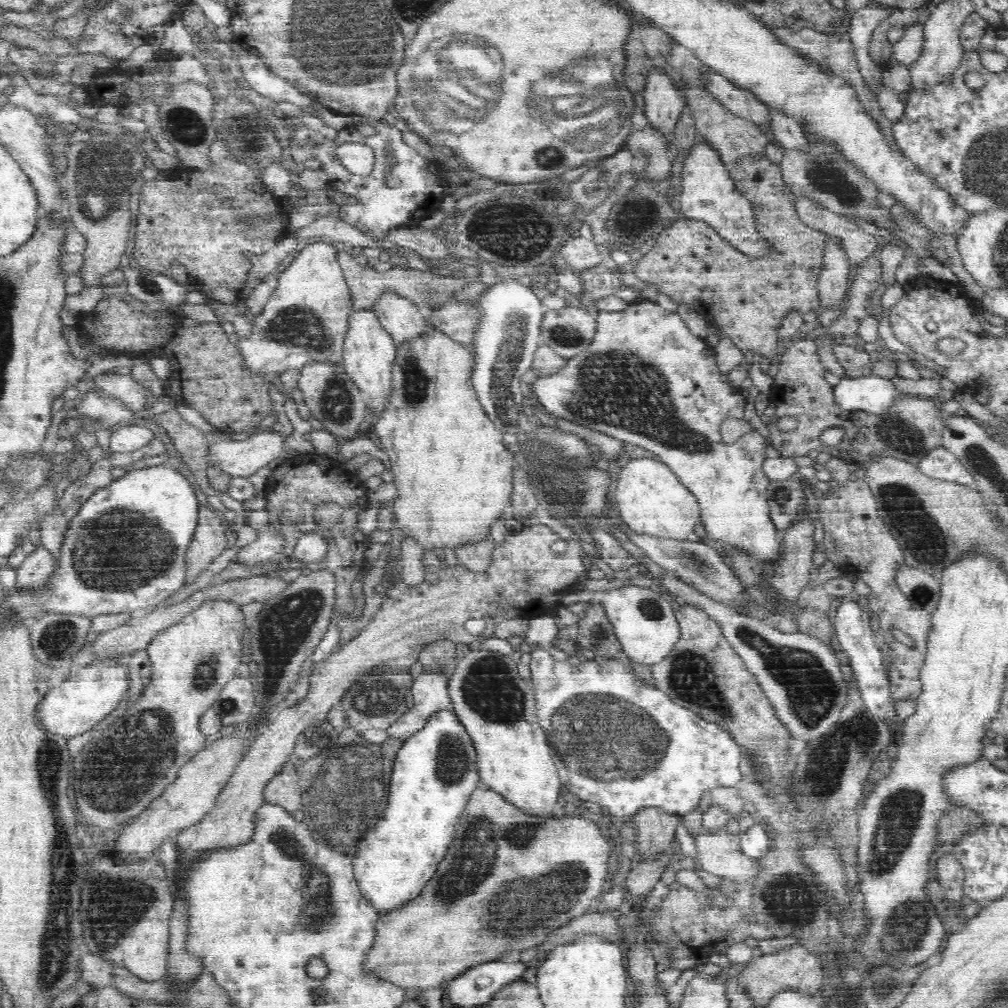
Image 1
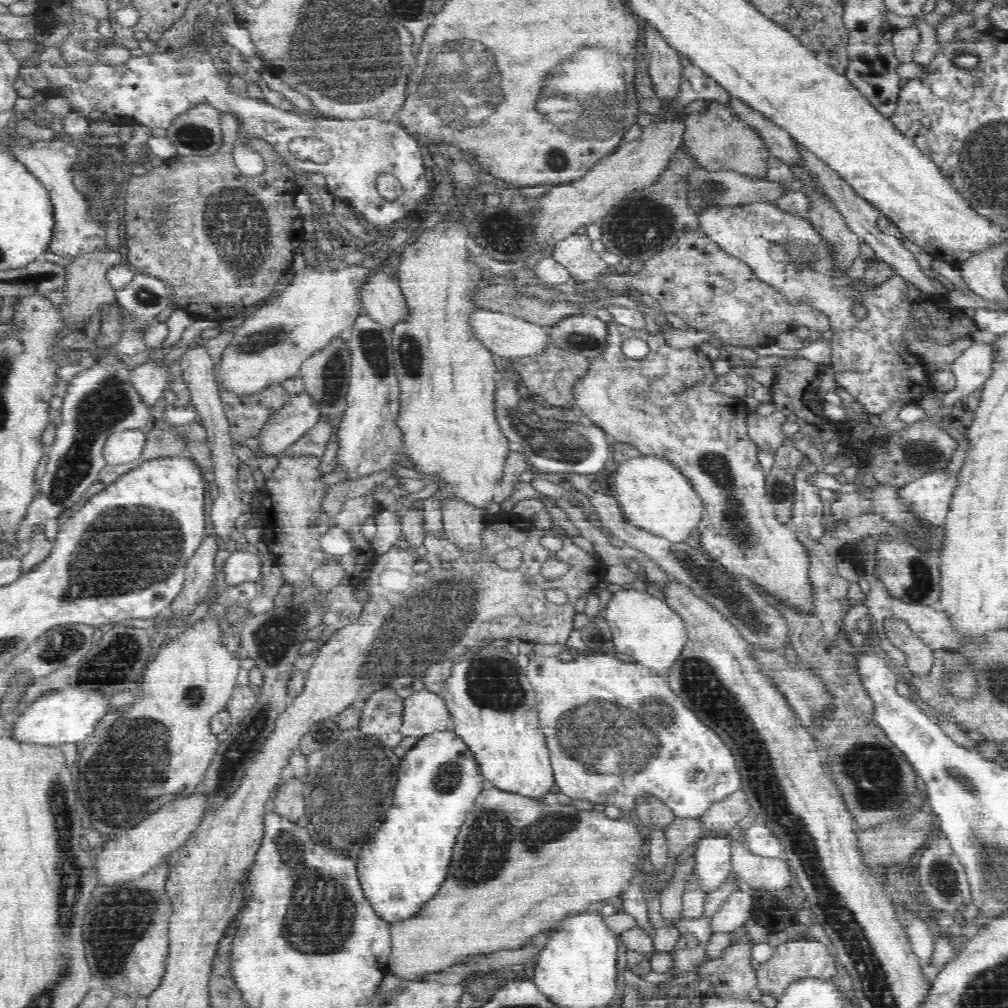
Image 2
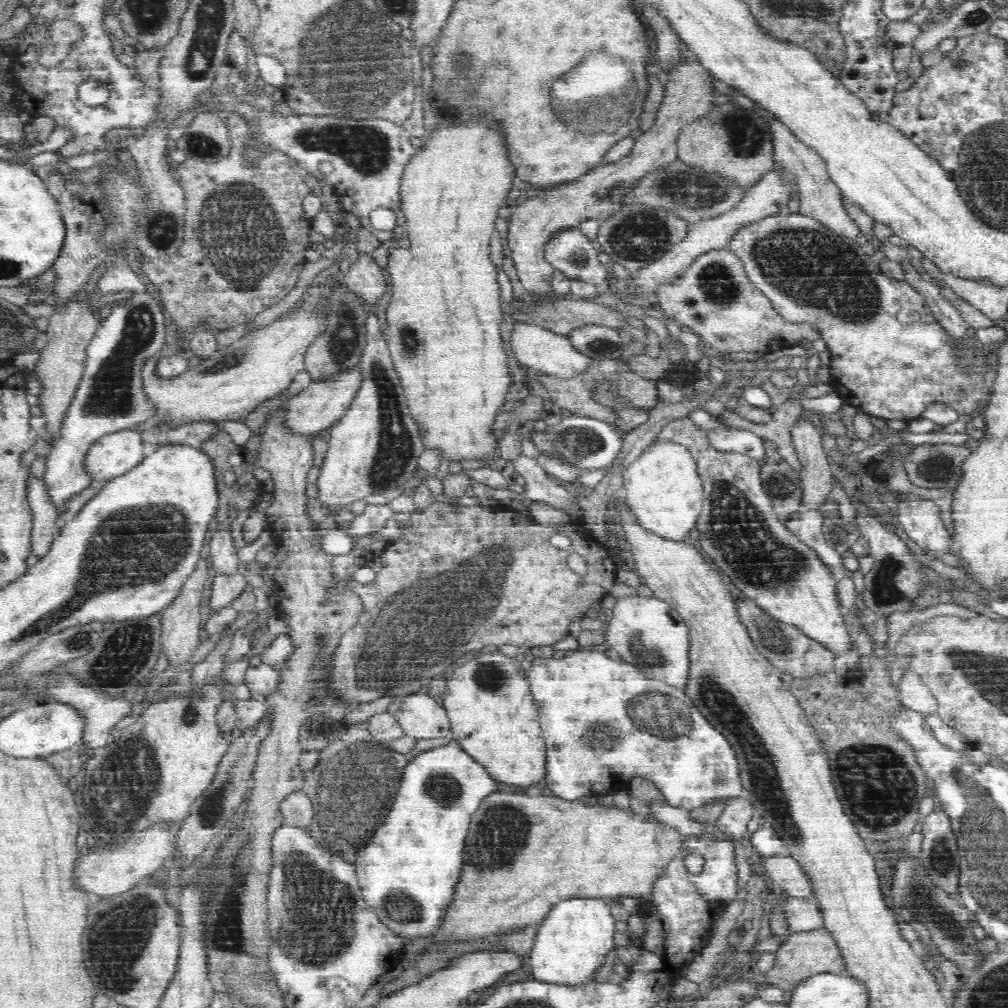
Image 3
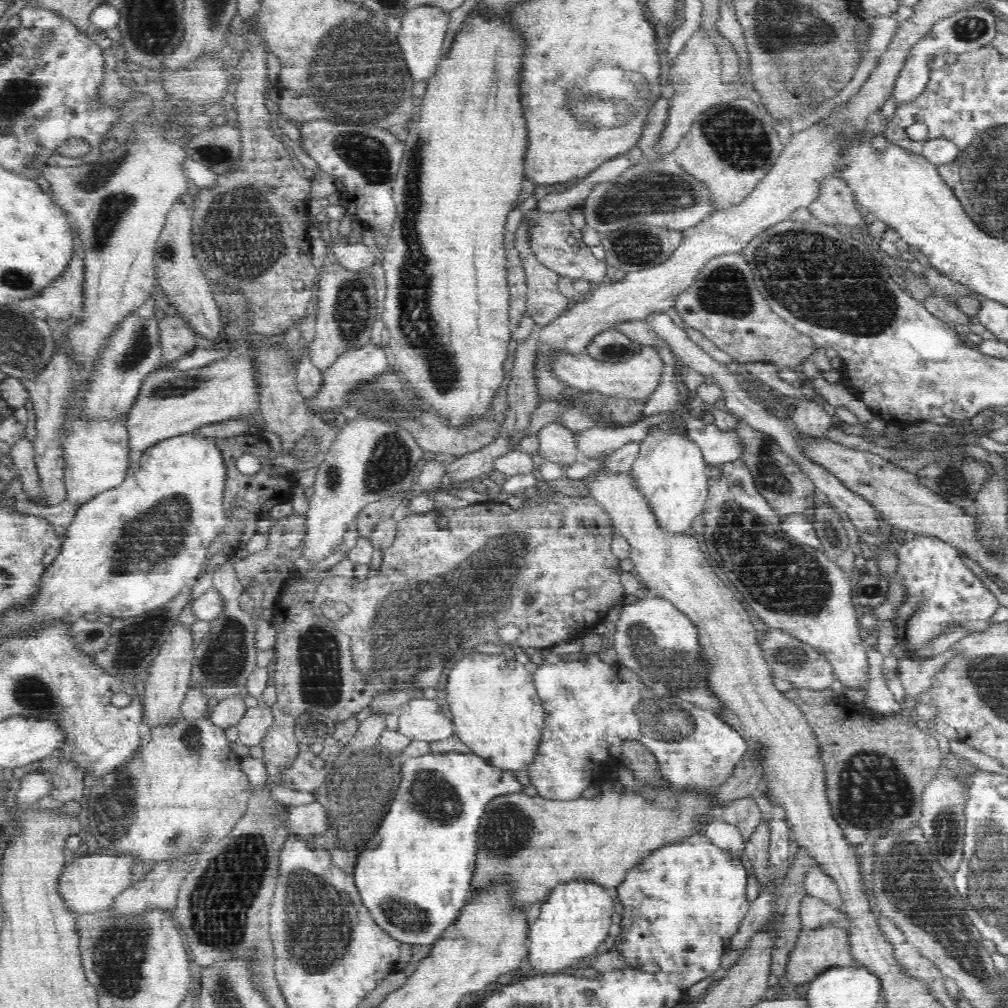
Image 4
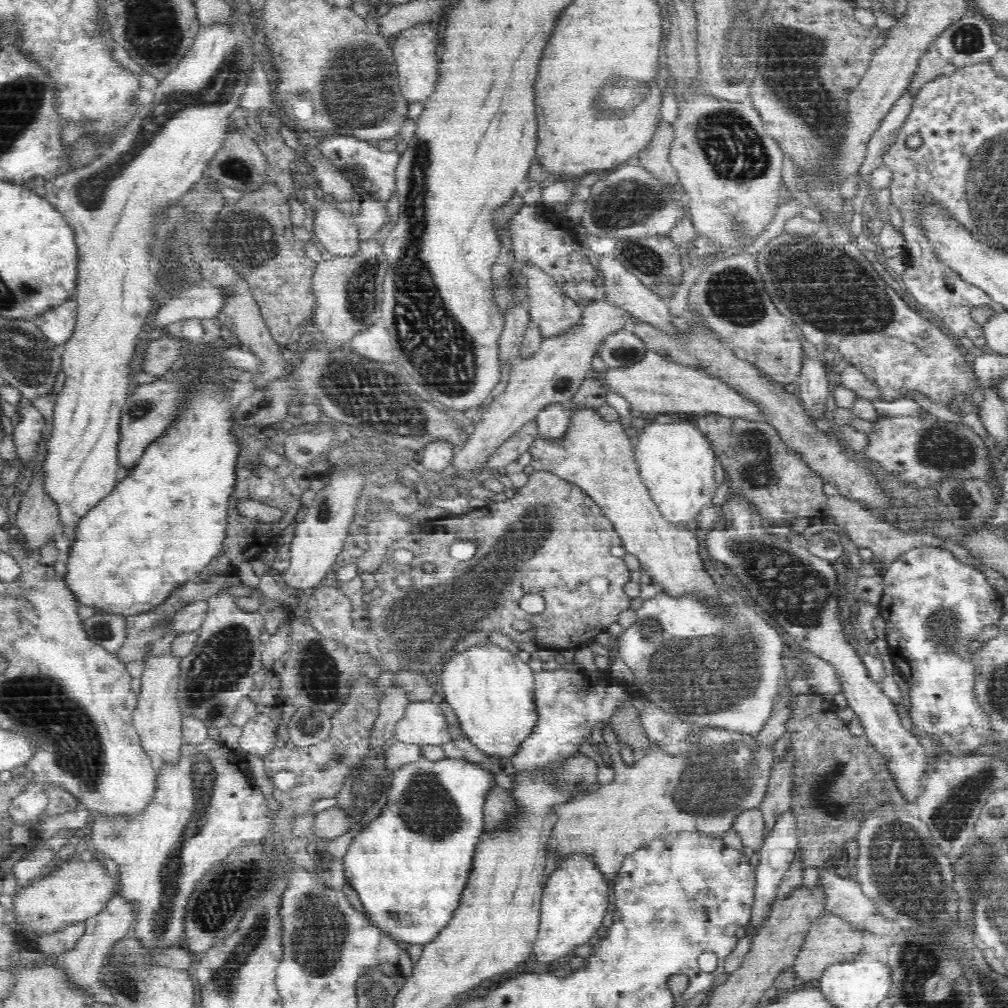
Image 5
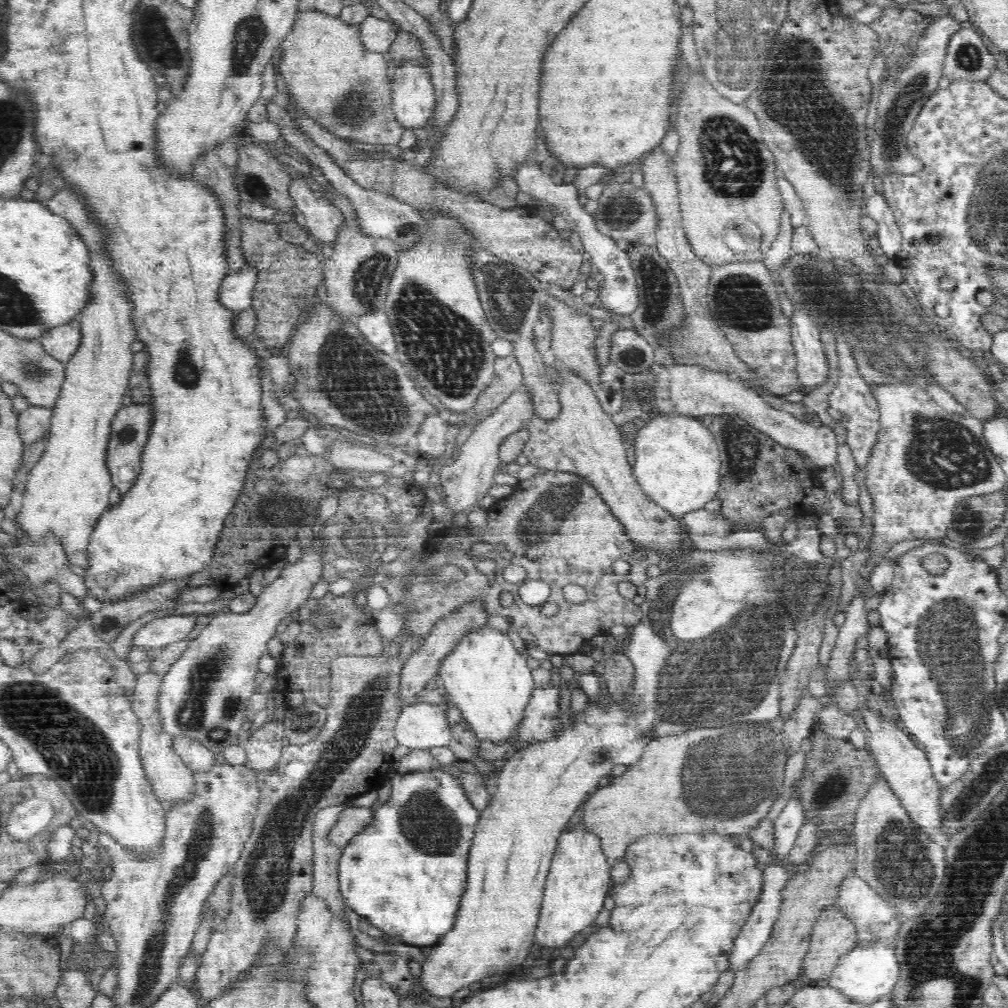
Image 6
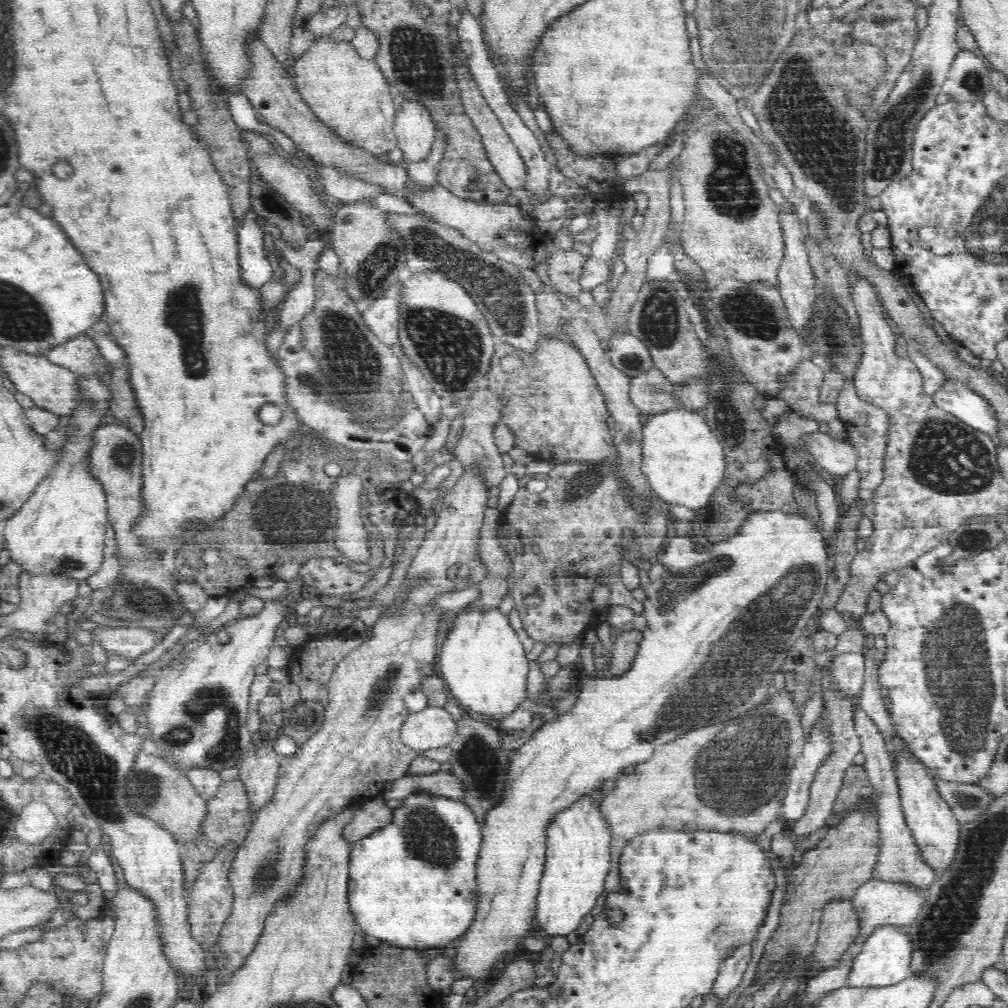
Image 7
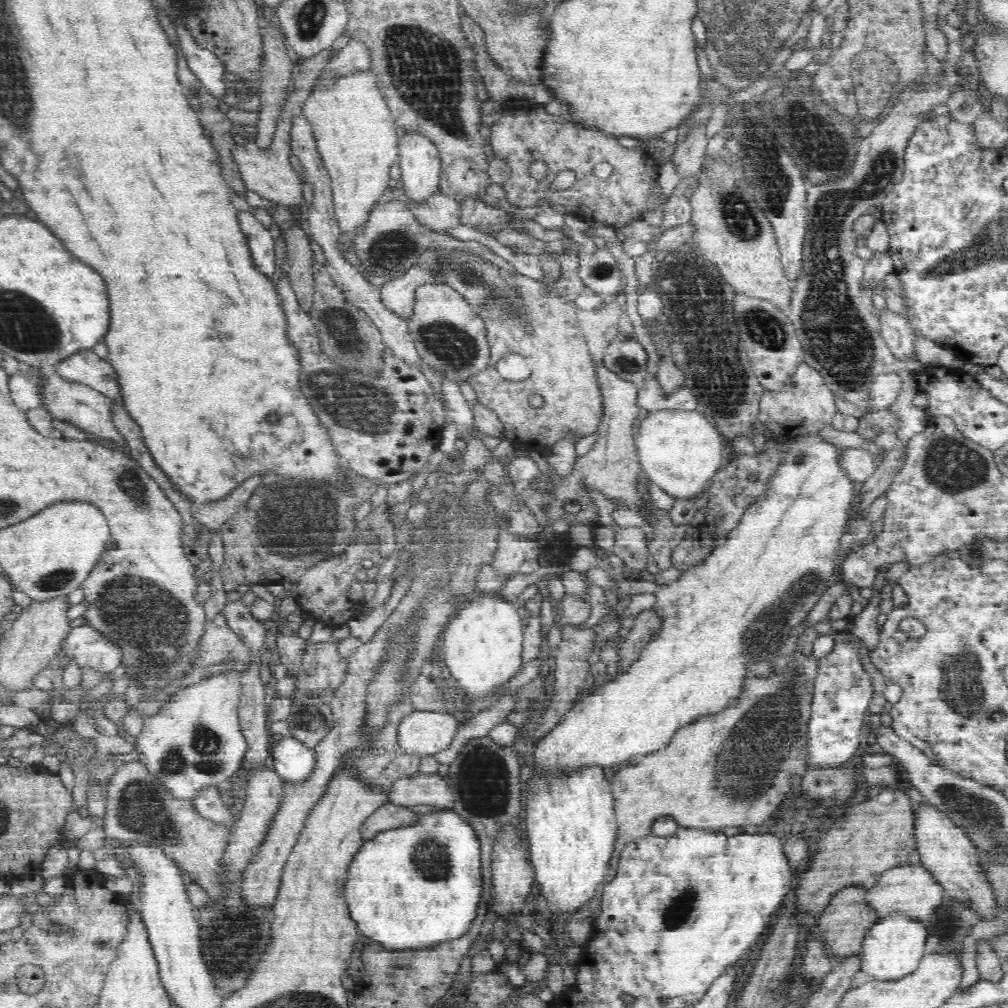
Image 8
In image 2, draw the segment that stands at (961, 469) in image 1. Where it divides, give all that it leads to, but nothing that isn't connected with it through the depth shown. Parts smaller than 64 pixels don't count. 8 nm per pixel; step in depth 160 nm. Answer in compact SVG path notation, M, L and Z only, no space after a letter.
M946 467L930 469L924 476L900 490L900 501L910 501L911 514L932 525L945 525L951 498L960 484L958 473L949 475Z

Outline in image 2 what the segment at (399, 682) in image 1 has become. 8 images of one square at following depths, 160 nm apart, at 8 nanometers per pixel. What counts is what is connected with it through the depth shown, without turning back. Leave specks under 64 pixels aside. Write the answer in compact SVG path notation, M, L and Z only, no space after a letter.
M387 685L382 693L369 695L368 699L358 704L358 728L370 737L398 732L403 721L403 700L393 687Z

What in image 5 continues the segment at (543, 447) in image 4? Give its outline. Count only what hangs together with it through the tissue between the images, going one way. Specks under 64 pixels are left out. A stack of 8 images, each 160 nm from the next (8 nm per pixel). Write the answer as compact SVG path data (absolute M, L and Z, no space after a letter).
M554 403L544 407L535 418L539 428L539 437L543 440L560 440L566 436L570 414L563 403Z

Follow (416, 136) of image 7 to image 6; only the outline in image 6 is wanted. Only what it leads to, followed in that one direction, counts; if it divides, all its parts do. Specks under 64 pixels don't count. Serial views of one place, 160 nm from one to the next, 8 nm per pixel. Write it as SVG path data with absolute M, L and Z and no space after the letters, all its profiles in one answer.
M402 62L392 81L392 110L403 130L424 130L435 109L430 71L415 62Z

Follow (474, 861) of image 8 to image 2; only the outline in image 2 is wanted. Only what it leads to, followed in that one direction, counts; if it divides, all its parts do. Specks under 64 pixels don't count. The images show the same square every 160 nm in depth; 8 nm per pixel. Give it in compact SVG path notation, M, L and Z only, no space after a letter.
M438 729L420 737L400 760L398 788L394 792L394 802L388 810L388 818L376 832L370 846L362 848L358 858L358 876L364 894L368 902L372 902L376 914L386 922L402 921L404 916L412 918L425 901L436 896L437 889L444 882L444 876L448 876L448 860L452 860L452 844L456 844L460 824L466 821L477 797L489 787L476 762L471 749L453 729Z

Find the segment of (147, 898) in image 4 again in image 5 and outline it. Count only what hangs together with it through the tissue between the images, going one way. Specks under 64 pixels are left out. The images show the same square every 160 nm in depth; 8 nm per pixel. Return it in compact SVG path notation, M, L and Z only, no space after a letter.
M116 895L108 900L102 912L84 922L82 938L78 939L76 946L71 951L65 952L60 958L60 965L63 965L63 968L66 969L72 983L87 989L99 981L105 954L111 951L116 941L129 937L132 926L134 926L134 918L138 916L136 915L136 909L131 900Z

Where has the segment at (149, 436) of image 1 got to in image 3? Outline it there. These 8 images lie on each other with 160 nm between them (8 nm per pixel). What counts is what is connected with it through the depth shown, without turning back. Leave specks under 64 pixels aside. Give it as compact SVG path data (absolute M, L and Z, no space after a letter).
M124 429L96 440L96 443L93 444L93 447L88 450L88 454L85 456L85 470L91 476L92 482L100 483L105 480L107 483L113 478L130 472L132 468L142 462L144 457L141 429Z

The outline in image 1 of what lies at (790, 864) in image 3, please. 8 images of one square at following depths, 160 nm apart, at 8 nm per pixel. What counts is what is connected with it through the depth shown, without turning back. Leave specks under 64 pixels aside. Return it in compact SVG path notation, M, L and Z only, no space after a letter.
M702 827L695 844L698 852L696 862L706 872L744 884L762 872L758 859L749 858L741 852L739 835L727 832L726 827L712 832Z

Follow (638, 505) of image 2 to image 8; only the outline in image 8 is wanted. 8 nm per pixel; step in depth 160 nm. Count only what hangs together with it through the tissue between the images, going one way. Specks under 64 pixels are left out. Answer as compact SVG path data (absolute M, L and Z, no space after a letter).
M666 409L649 411L647 417L641 422L636 436L637 456L641 470L646 478L662 488L670 496L691 499L700 496L701 492L712 482L712 477L725 464L725 453L722 445L721 432L704 420L702 414L694 411Z

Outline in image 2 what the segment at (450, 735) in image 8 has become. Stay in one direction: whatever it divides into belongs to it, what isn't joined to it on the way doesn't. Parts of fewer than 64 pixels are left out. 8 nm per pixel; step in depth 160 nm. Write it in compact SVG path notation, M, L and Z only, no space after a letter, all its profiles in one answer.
M430 689L414 691L403 700L400 734L422 737L438 729L453 729L451 713L444 702L442 694Z

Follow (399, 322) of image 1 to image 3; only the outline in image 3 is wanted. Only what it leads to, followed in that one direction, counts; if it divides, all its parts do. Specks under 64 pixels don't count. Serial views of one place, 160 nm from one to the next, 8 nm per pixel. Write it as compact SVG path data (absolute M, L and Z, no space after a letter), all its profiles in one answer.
M358 253L356 262L343 275L338 276L348 290L354 291L369 306L376 306L378 301L386 292L388 286L388 275L374 261L370 253Z

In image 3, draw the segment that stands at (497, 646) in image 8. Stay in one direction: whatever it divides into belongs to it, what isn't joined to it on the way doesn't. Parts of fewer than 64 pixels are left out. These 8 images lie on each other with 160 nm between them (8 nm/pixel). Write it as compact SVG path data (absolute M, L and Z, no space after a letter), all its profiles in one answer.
M496 650L488 654L480 654L478 658L472 655L464 664L456 666L452 676L447 676L447 687L445 688L445 695L442 706L446 709L452 731L452 738L456 739L461 744L461 747L470 755L474 760L484 768L492 779L500 782L504 787L521 788L529 792L536 790L536 784L543 784L543 780L547 778L547 746L540 728L540 713L536 704L536 699L533 697L528 679L527 673L520 666L520 657L508 657L504 653Z

